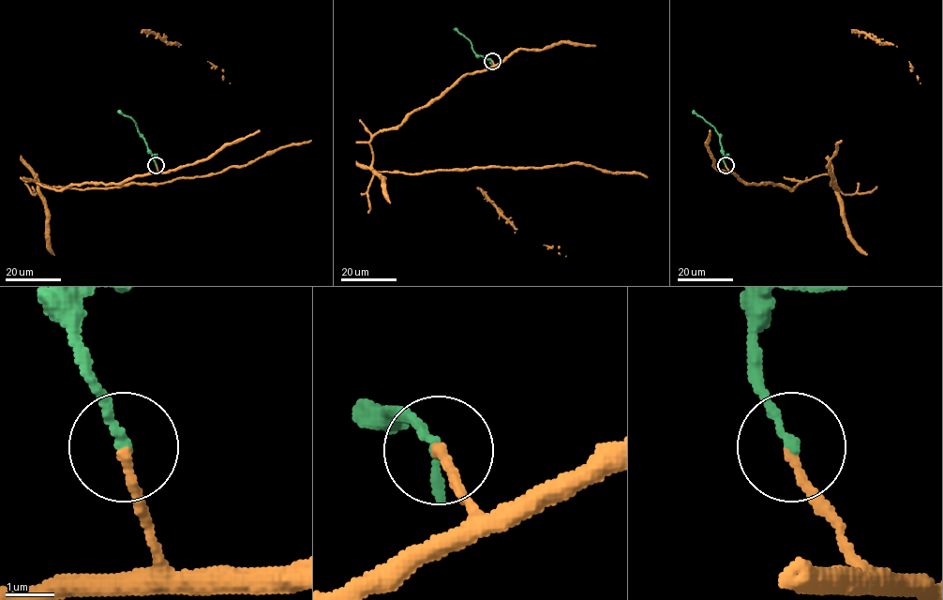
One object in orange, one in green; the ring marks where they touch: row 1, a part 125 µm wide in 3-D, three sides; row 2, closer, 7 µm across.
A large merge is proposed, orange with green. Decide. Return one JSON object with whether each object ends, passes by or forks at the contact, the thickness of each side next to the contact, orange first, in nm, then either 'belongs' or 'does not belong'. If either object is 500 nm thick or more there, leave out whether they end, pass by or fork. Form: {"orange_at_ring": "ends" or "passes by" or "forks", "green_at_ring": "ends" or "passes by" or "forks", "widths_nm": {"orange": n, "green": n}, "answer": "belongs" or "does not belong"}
{"orange_at_ring": "ends", "green_at_ring": "ends", "widths_nm": {"orange": 190, "green": 200}, "answer": "belongs"}

